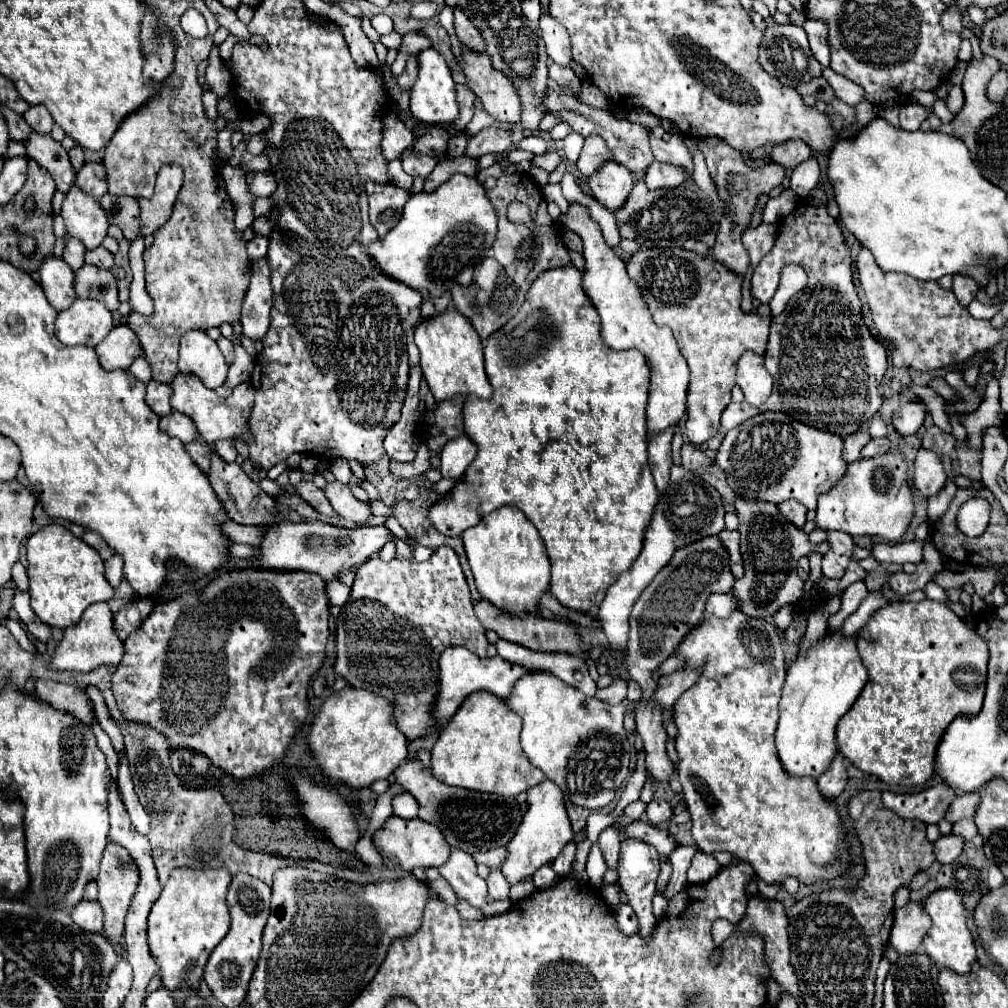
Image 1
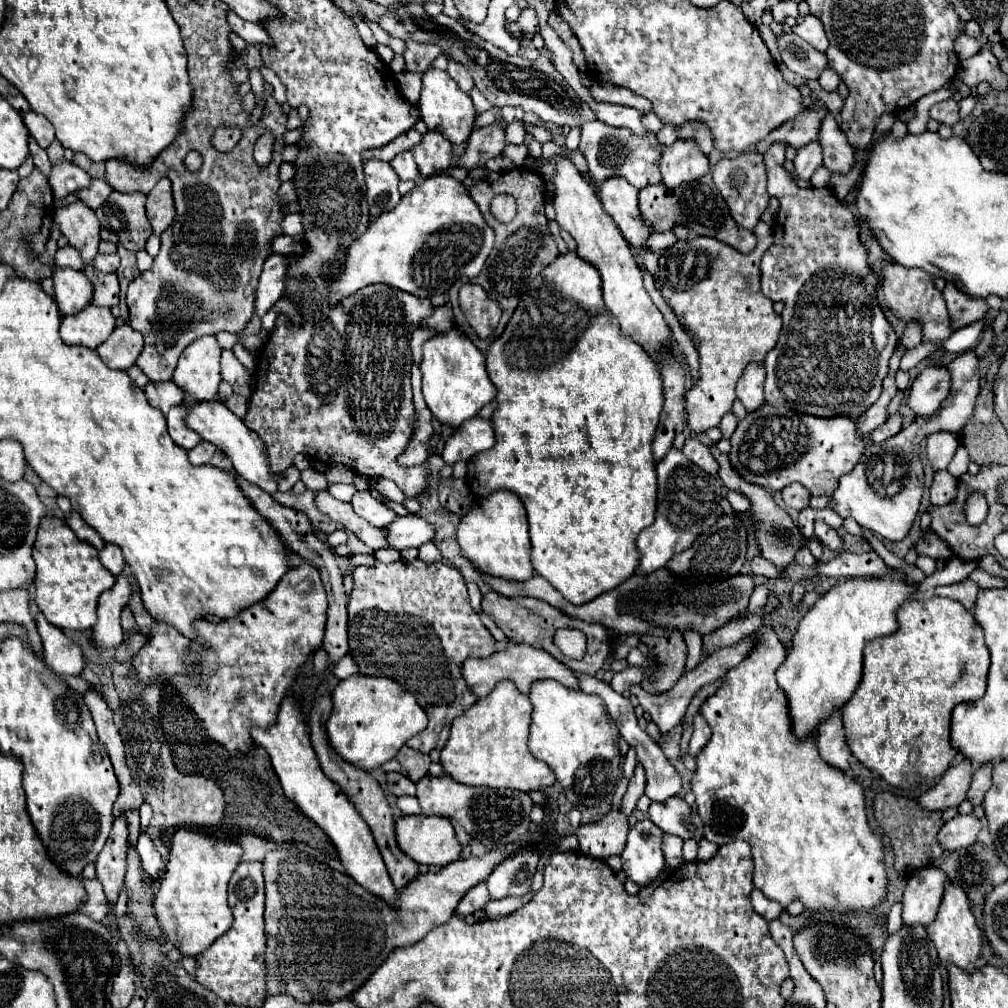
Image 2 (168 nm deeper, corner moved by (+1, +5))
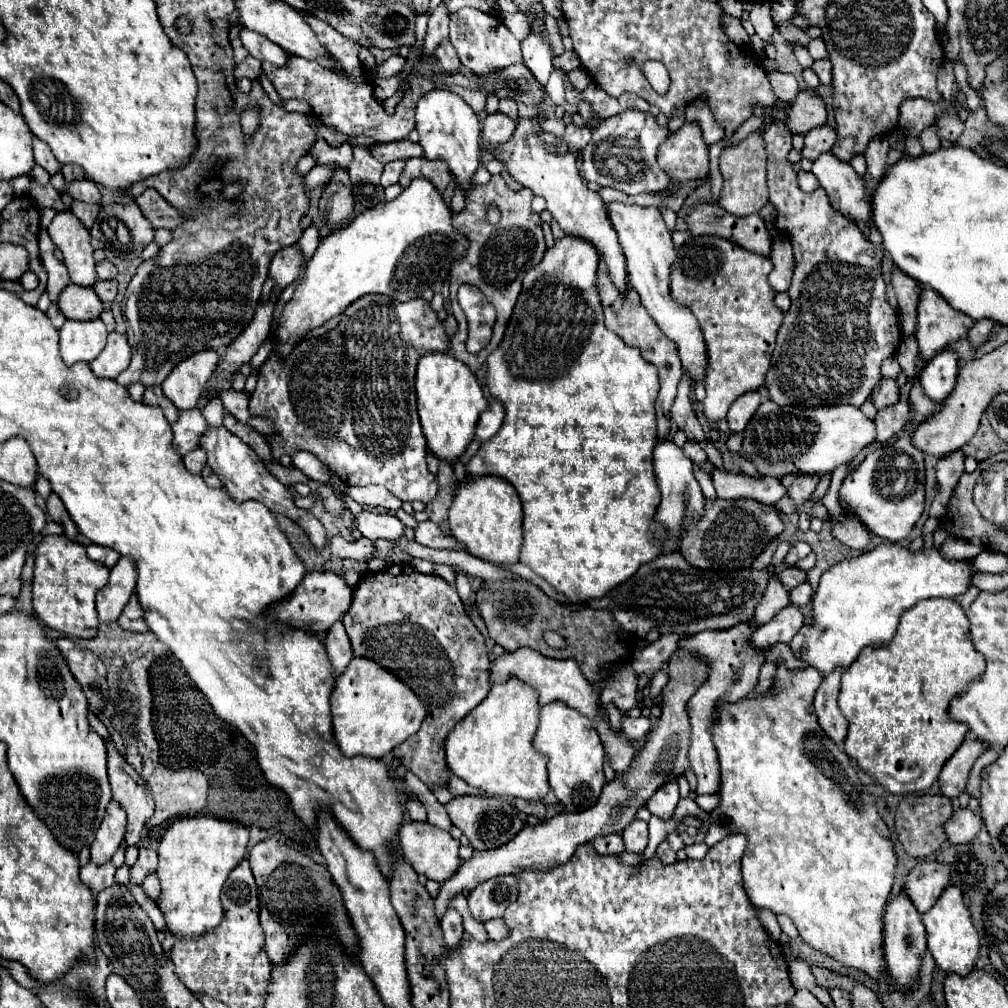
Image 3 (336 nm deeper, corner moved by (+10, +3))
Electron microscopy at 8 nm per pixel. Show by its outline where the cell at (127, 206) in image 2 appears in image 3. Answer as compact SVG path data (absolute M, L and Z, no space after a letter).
M136 202L106 204L100 208L96 222L90 228L92 238L98 238L118 258L134 260L144 246L152 242L154 228L144 218Z

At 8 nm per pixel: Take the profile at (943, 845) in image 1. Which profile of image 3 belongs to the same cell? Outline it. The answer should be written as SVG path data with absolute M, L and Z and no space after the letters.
M958 808L950 820L944 824L944 832L952 844L968 844L974 840L982 826L982 818L968 808Z

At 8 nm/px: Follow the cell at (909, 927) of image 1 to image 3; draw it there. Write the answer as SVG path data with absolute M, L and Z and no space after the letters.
M920 862L916 864L902 882L904 894L918 908L918 912L928 912L942 890L950 882L950 866L940 862Z

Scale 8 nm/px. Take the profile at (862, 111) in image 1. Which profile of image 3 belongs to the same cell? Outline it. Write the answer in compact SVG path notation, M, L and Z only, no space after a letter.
M816 60L814 64L812 64L812 70L818 74L818 78L820 78L820 82L822 84L828 84L832 81L832 65L830 60Z

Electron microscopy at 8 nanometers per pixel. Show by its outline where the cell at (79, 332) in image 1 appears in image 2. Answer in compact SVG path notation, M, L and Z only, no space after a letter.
M89 304L85 310L61 320L61 338L65 344L95 350L115 330L115 318L109 308Z

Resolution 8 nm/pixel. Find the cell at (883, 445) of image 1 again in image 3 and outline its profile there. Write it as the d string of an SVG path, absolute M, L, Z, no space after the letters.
M904 390L900 402L896 402L876 414L874 424L876 424L876 440L878 442L890 440L896 432L900 432L904 428L904 424L908 420L908 410L906 410L908 406L906 404L908 404L908 394Z

